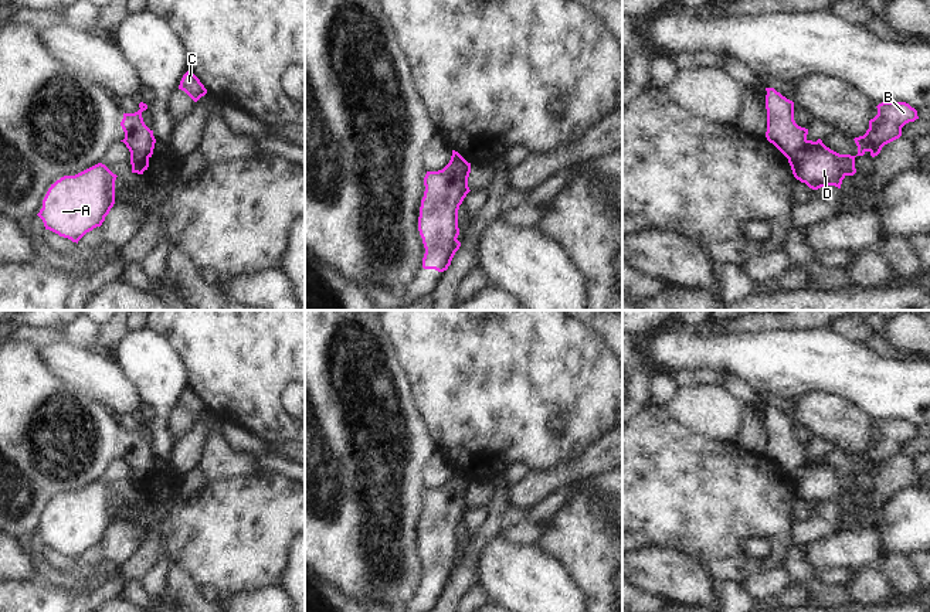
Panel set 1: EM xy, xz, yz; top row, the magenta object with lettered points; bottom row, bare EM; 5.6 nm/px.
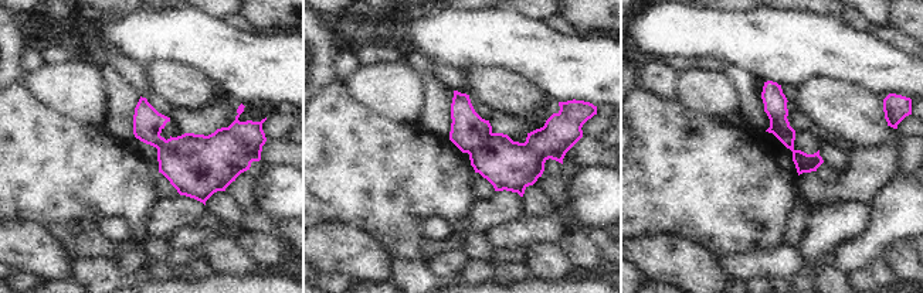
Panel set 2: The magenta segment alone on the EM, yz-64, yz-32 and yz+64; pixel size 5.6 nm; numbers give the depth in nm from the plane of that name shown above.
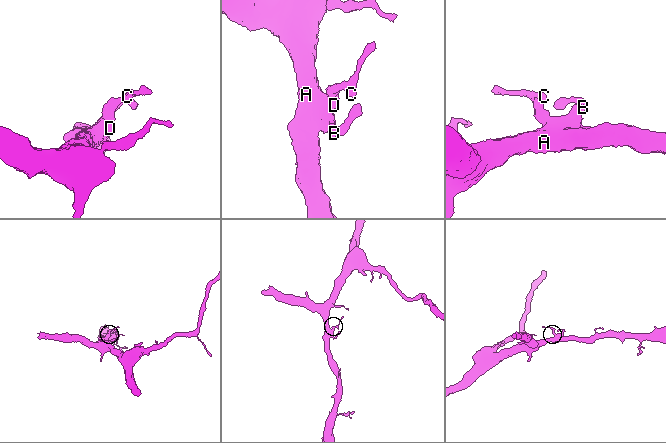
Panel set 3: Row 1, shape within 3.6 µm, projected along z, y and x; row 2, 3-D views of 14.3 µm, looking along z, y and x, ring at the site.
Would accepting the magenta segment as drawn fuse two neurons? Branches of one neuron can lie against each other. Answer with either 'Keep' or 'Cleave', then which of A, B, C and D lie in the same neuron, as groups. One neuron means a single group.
Cleave. Groups: A B D / C.

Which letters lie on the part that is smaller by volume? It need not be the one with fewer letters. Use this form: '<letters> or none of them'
C

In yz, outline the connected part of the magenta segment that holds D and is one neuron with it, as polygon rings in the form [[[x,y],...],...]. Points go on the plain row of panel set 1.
[[[818,456],[817,459],[805,458],[805,460],[788,475],[788,480],[794,494],[812,507],[825,503],[841,506],[842,497],[856,490],[855,475],[856,473],[851,472],[839,472]]]

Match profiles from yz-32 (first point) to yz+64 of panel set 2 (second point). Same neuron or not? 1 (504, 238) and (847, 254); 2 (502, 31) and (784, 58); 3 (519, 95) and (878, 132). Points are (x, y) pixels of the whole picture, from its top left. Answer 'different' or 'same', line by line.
1: different
2: same
3: same

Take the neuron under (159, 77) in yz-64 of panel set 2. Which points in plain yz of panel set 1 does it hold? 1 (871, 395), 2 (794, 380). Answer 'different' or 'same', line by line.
1: different
2: different

